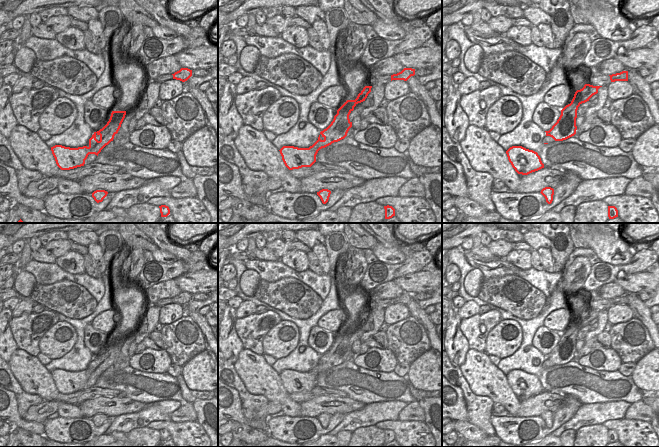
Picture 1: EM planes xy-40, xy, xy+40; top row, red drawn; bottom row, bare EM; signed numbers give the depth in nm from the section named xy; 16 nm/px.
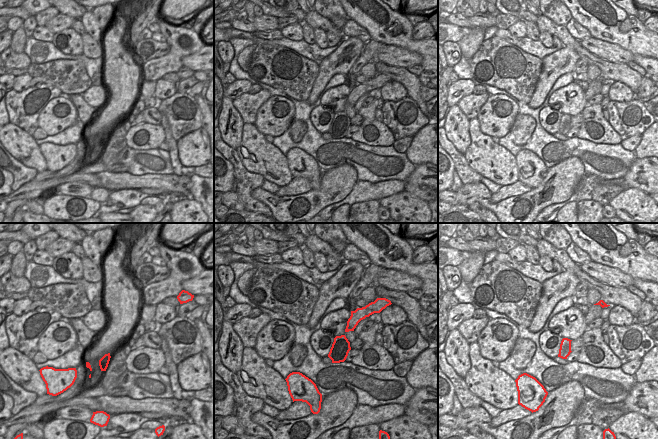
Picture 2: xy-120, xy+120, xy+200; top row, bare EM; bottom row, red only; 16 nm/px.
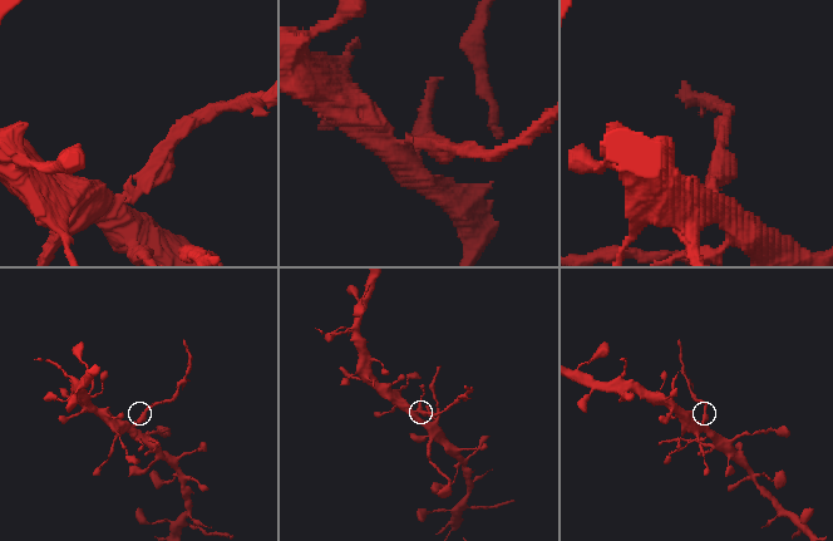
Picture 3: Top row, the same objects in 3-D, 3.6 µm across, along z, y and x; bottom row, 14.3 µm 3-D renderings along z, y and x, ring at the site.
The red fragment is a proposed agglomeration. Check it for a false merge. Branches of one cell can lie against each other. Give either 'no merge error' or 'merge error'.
merge error

